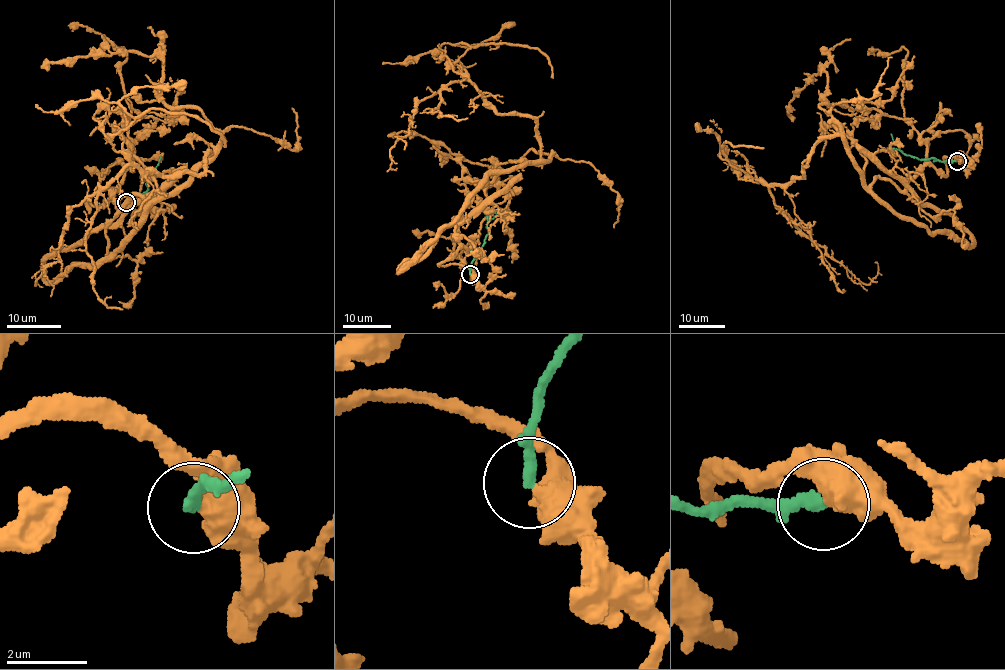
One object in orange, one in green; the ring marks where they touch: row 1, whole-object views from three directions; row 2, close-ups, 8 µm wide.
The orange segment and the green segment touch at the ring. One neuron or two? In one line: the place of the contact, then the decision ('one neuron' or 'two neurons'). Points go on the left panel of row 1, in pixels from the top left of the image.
at (126, 202); two neurons

